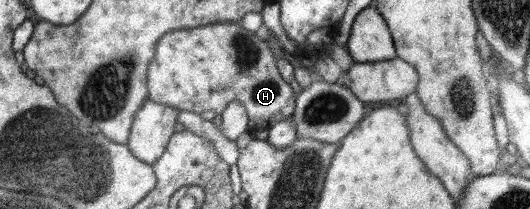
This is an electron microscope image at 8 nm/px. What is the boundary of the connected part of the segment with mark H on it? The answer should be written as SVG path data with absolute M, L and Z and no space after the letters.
M216 22L193 29L169 32L157 41L153 62L147 69L148 98L159 104L174 106L181 111L203 113L212 110L223 114L230 102L242 102L248 112L248 130L269 130L281 120L291 117L296 107L297 90L294 84L283 80L276 65L276 58L267 42L248 32L241 24Z

